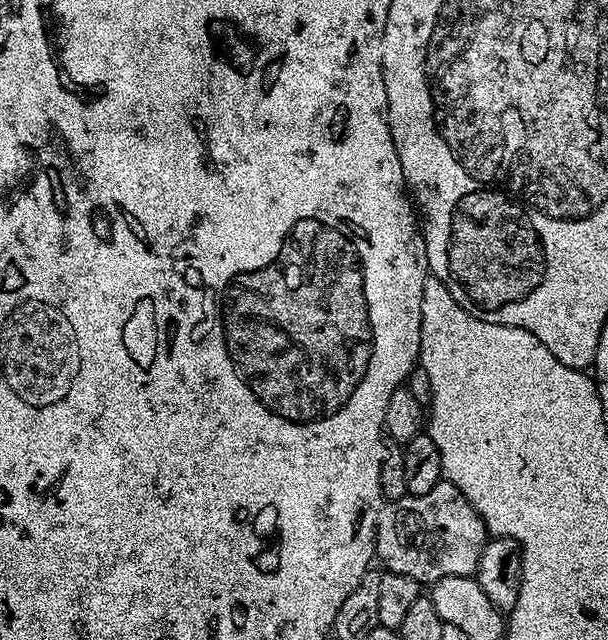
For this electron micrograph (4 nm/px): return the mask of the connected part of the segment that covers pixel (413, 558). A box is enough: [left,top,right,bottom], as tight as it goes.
[376,482,489,586]

